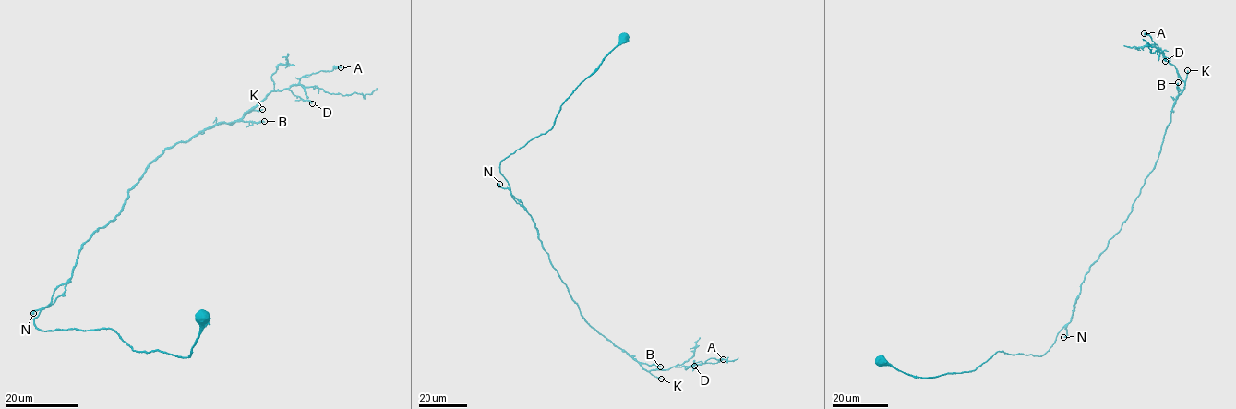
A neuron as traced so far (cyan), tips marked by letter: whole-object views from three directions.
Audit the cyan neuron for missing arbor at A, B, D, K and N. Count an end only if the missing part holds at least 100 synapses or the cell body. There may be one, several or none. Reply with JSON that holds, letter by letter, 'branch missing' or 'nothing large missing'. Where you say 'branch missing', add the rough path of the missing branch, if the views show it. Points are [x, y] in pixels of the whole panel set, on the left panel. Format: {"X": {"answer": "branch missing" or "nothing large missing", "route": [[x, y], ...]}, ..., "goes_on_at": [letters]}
{"A": {"answer": "nothing large missing"}, "B": {"answer": "nothing large missing"}, "D": {"answer": "nothing large missing"}, "K": {"answer": "nothing large missing"}, "N": {"answer": "branch missing"}, "goes_on_at": ["N"]}

